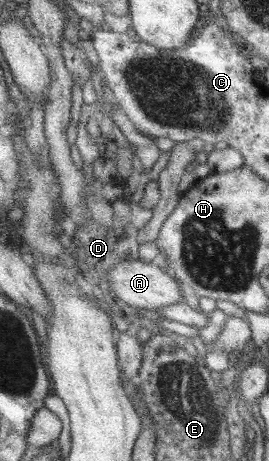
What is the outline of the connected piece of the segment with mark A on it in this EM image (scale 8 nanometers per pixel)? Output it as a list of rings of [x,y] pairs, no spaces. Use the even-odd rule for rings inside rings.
[[[139,260],[117,262],[107,270],[107,281],[110,282],[110,289],[122,301],[131,308],[149,309],[156,311],[160,307],[167,307],[184,301],[182,288],[173,277],[163,273],[159,266],[144,263]]]

